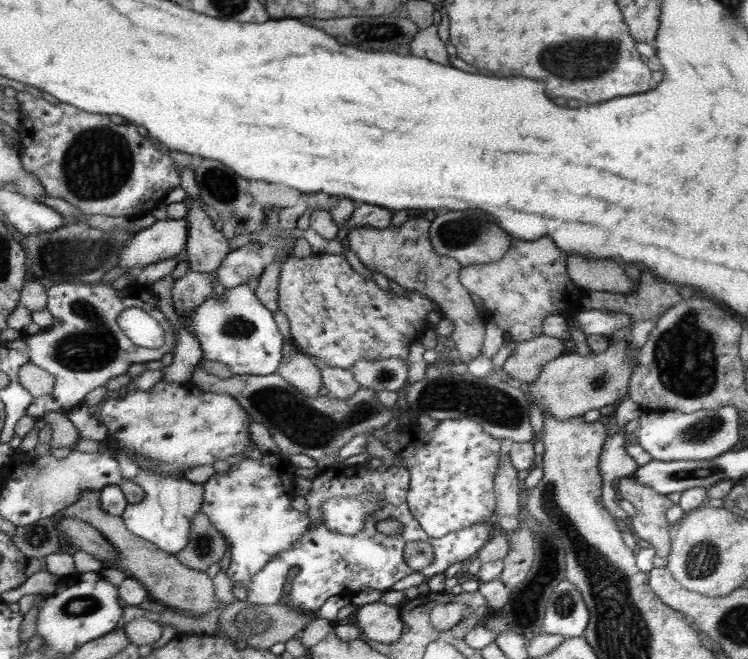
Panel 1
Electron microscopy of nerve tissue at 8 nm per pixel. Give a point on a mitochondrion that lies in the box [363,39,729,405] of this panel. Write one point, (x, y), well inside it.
(686, 356)

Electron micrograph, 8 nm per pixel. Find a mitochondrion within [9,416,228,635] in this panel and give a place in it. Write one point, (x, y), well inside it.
(37, 537)

